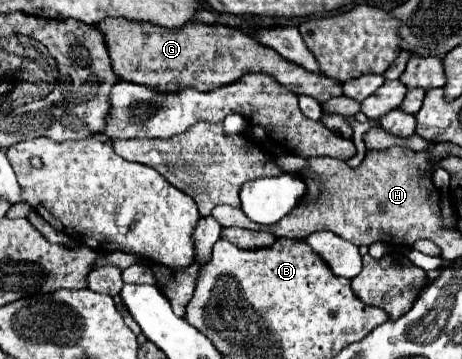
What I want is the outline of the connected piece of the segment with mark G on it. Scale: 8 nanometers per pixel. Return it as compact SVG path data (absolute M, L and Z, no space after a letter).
M107 17L97 23L97 27L105 33L111 65L119 79L141 83L157 91L179 91L179 85L195 87L199 91L213 91L221 85L229 85L241 79L247 73L267 73L293 93L311 95L321 105L333 97L343 95L339 81L315 75L283 59L277 51L261 45L255 37L227 25L205 25L189 21L179 29L169 29L149 21Z

